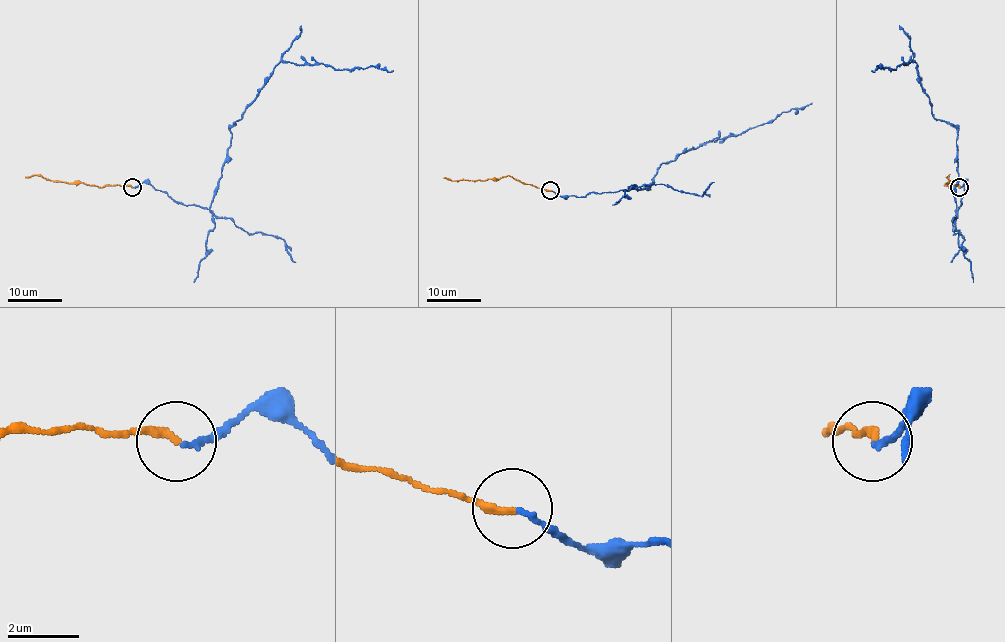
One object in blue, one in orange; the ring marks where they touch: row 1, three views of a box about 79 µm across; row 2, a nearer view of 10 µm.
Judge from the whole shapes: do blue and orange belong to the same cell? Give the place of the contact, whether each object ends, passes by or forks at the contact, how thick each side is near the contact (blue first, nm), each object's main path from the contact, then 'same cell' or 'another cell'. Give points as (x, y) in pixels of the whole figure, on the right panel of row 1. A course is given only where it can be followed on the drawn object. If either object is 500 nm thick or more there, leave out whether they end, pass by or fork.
at (959, 187); blue ends there; orange ends there; 150 nm thick on the blue side, 220 nm on the other; blue runs (959, 187), (964, 183), (966, 191), (958, 209), (956, 129), (933, 116), (914, 62), (871, 70); orange runs (959, 187), (944, 184), (950, 182), (950, 175), (945, 178); same cell

